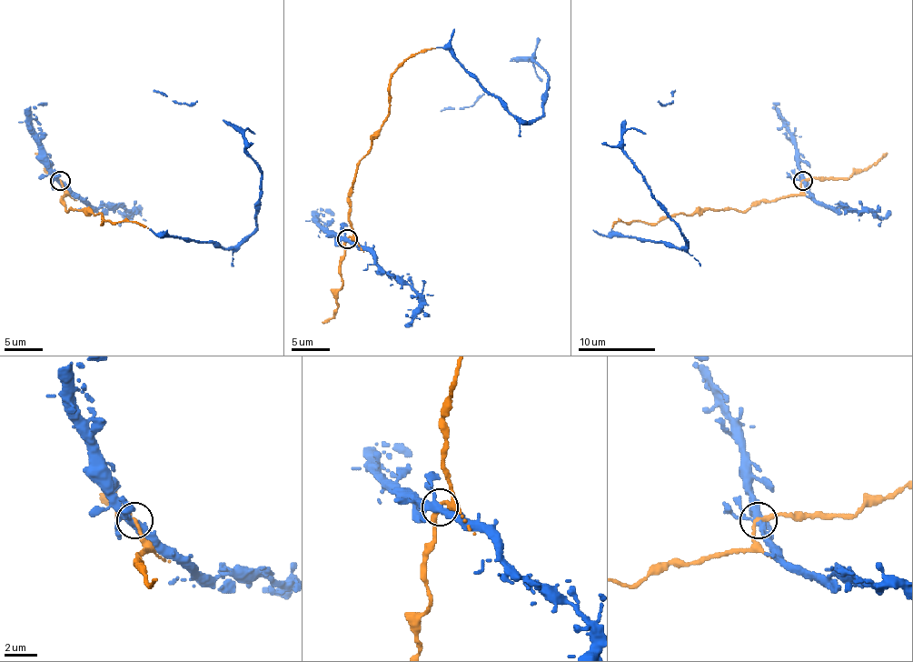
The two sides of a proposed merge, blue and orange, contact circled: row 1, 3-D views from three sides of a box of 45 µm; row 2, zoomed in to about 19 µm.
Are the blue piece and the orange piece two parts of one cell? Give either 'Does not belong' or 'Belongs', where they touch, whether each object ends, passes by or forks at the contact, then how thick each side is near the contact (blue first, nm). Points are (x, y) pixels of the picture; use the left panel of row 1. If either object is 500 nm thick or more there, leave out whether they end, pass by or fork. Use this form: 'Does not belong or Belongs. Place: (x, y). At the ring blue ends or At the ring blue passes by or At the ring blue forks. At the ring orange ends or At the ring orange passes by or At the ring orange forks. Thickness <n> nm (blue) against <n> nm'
Belongs. Place: (60, 181). At the ring blue forks. At the ring orange passes by. Thickness 360 nm (blue) against 260 nm

